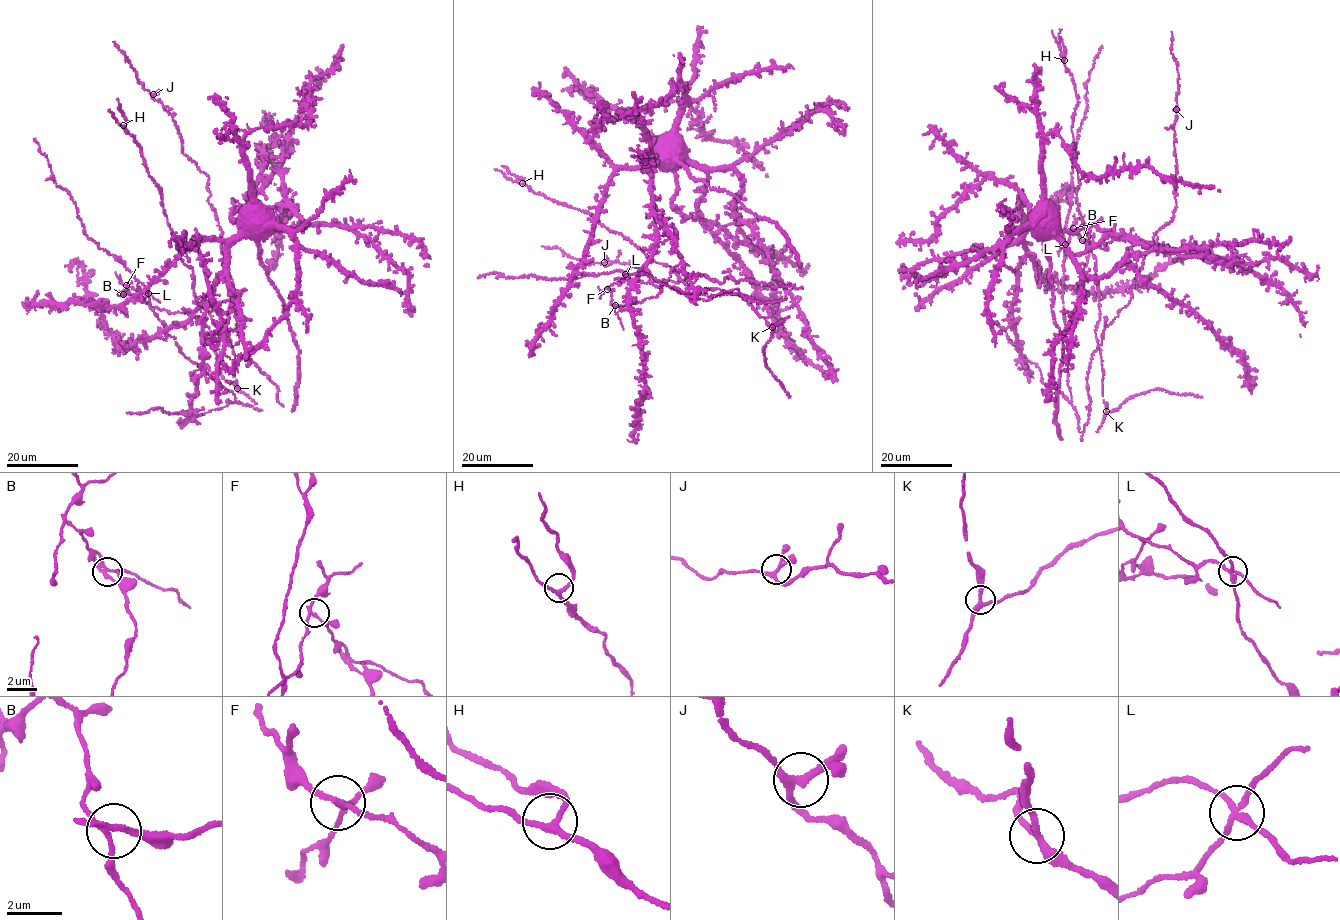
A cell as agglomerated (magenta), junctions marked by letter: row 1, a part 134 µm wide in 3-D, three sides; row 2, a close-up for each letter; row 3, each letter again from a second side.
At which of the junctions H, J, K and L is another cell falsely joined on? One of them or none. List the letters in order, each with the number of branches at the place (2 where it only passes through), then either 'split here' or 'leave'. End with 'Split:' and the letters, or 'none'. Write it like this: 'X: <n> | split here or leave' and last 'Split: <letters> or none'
H: 3 | leave
J: 4 | leave
K: 3 | leave
L: 4 | split here
Split: L

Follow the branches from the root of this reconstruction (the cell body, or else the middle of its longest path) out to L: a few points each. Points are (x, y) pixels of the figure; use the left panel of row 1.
L: (255, 215), (215, 283), (204, 373), (189, 414), (177, 413), (233, 402), (165, 333), (148, 293)

